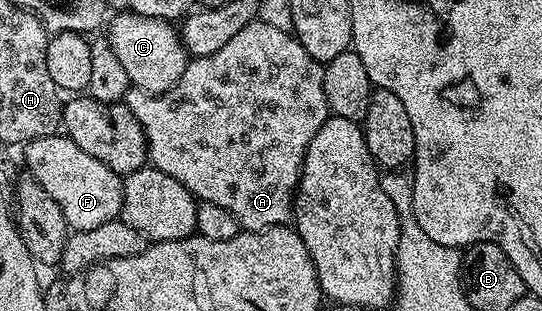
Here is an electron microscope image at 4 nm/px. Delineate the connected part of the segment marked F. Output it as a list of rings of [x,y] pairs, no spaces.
[[[65,133],[45,135],[25,144],[25,170],[48,193],[52,201],[60,205],[60,213],[64,213],[64,221],[71,232],[84,229],[96,229],[100,225],[115,222],[121,216],[124,193],[122,192],[123,176],[118,175],[104,161],[96,161],[76,145]]]

